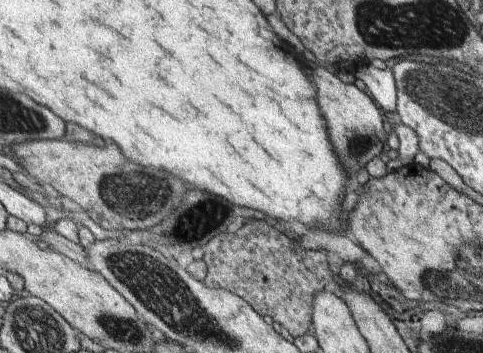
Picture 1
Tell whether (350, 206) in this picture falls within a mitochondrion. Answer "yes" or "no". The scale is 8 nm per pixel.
no

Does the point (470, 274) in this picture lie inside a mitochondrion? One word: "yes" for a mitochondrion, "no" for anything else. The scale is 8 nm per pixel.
yes

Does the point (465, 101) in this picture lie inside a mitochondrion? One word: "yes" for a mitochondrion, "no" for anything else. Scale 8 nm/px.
yes

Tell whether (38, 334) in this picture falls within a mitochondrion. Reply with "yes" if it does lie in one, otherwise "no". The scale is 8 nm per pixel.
yes

